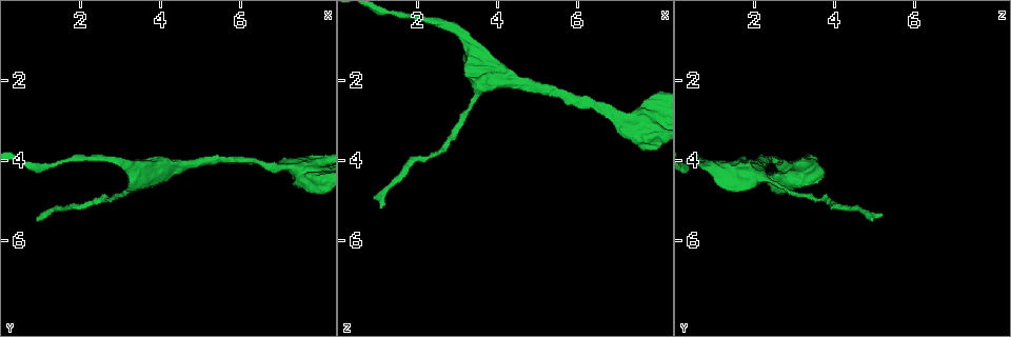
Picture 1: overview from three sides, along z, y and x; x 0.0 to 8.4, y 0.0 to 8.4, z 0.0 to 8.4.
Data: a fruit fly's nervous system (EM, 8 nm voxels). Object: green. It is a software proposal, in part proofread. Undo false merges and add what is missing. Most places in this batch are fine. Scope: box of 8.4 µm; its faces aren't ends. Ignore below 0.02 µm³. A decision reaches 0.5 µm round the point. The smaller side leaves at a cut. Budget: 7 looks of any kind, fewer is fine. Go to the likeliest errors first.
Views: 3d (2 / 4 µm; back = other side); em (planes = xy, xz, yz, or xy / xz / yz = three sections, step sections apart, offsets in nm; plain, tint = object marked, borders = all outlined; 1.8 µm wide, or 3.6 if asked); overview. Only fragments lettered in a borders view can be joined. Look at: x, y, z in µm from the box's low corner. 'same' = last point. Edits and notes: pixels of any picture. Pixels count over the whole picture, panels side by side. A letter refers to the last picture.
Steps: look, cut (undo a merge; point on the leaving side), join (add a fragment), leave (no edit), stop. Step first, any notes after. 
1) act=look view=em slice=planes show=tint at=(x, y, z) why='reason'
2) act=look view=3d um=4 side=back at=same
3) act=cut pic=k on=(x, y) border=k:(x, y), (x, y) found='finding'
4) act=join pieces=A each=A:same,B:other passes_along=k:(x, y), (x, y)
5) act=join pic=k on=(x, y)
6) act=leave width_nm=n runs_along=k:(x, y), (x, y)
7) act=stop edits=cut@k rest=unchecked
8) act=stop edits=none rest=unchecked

act=look view=em slice=planes show=borders at=(1.15, 5.45, 5.20) why='tapers out'

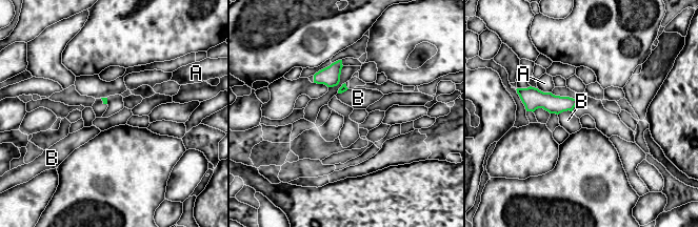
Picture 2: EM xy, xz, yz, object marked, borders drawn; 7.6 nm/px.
act=leave each=A:other,B:other border=2:(572, 110), (563, 110), (558, 115) found='none of them fits'

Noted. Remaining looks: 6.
act=look view=3d um=4 side=back at=(7.45, 4.30, 3.15) why='three arms meet'

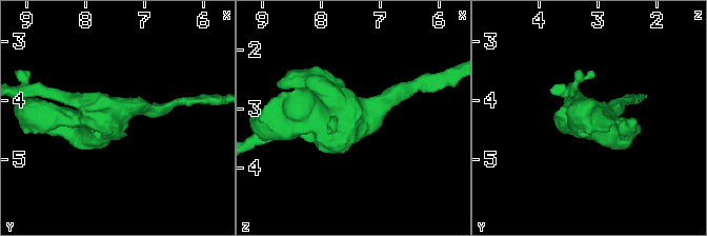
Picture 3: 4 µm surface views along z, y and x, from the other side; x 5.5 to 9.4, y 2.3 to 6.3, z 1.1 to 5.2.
act=look view=em um=3.6 slice=xy step=4 show=borders at=(7.45, 4.30, 3.10)

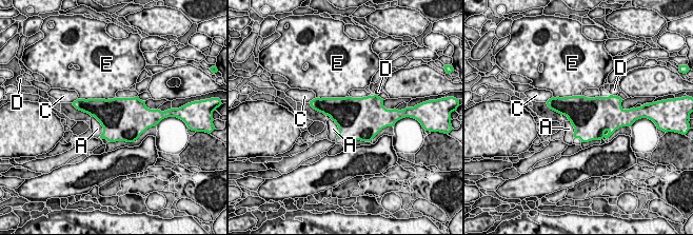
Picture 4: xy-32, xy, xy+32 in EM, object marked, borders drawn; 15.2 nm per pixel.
act=leave width_nm=600 each=A:other,C:other,D:other,E:other found='continuous, no second neuron'

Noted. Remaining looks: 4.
act=look view=3d um=2 at=(3.45, 4.60, 2.55) why='thick turns thin'

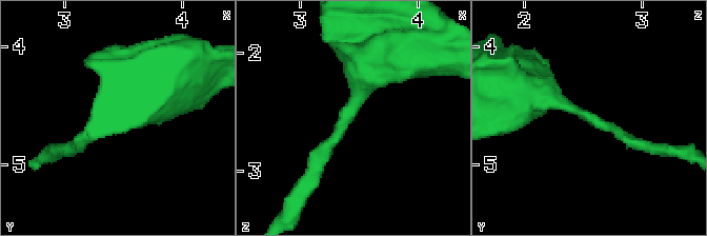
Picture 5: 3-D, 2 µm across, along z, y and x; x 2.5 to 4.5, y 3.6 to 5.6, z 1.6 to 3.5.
act=look view=em slice=planes show=borders at=(3.38, 4.58, 2.58) why='shape alone is not enough'

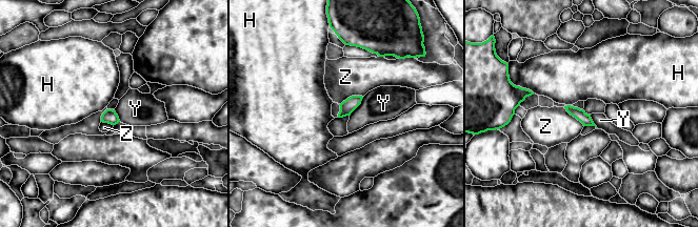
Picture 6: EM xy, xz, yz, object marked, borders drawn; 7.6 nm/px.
act=leave each=H:other,Y:other,Z:other border=6:(363, 97), (360, 104), (350, 116) found='one neuron here'

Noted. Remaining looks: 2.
act=stop edits=none rest=unchecked

